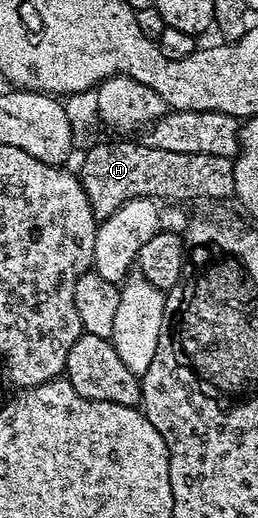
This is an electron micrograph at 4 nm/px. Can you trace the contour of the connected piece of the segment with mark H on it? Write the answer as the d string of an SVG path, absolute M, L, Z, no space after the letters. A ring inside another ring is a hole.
M143 142L100 143L88 151L84 164L78 170L80 183L90 197L90 209L97 221L110 217L131 199L173 199L184 203L187 199L229 199L236 194L234 189L234 162L226 157L214 157L210 153L170 153L170 149L145 147Z

